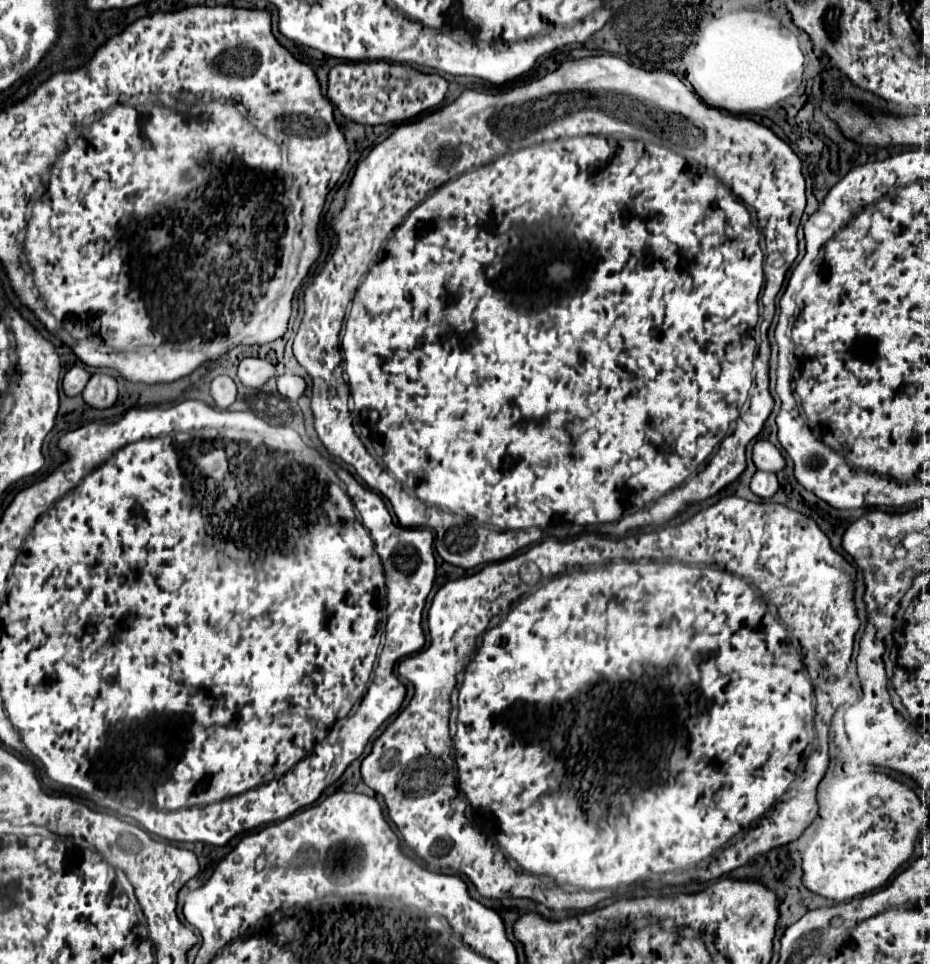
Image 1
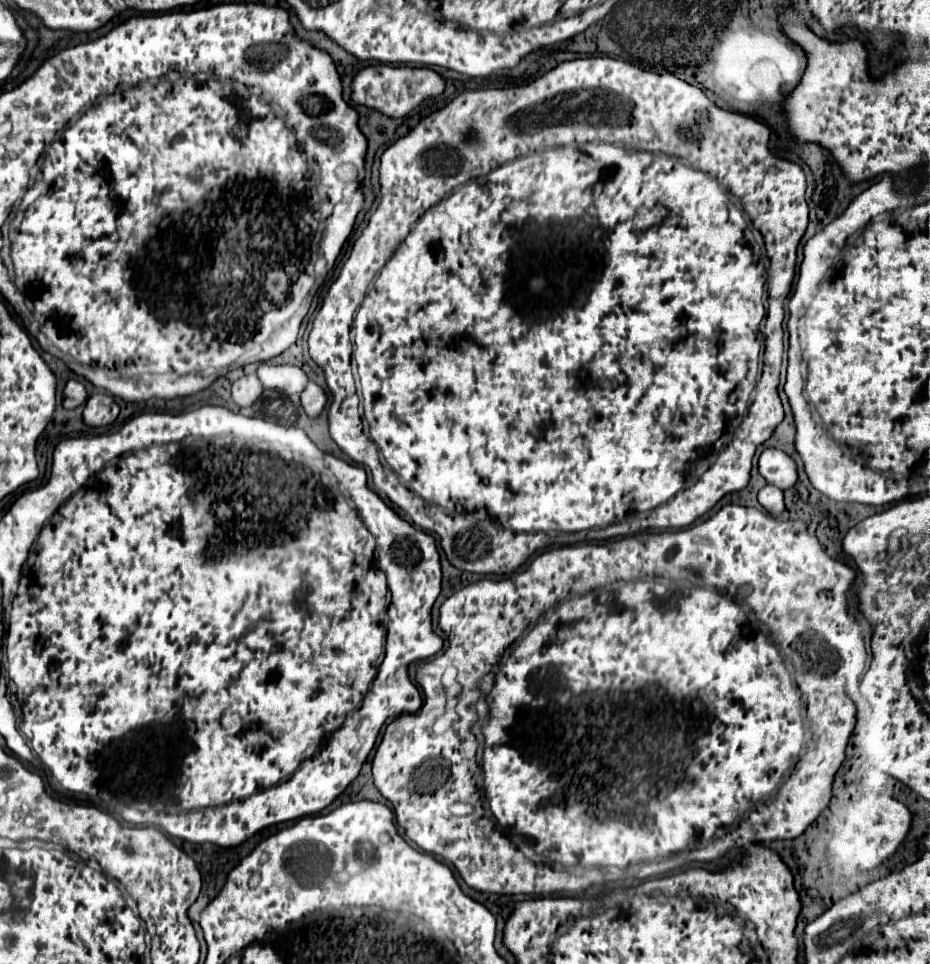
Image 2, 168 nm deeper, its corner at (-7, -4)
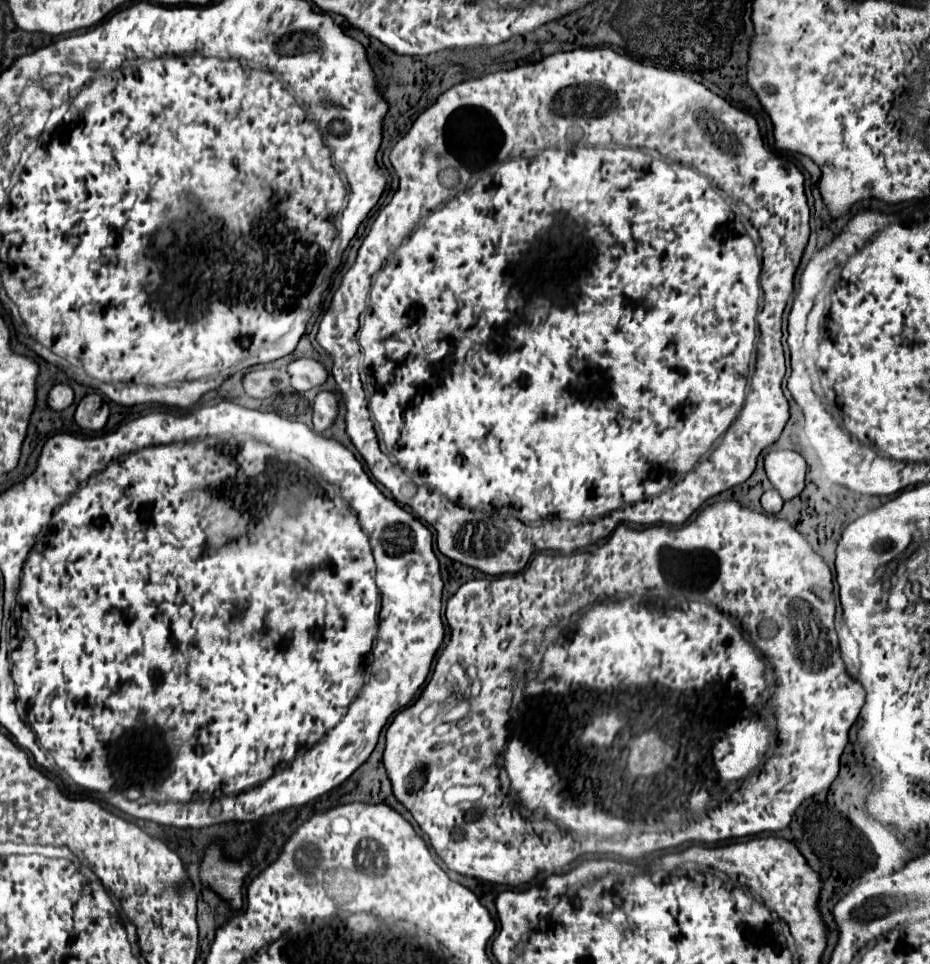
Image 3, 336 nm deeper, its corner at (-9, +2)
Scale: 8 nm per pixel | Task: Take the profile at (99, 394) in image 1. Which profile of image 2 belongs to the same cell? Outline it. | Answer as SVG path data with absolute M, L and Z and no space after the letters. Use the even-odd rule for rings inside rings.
M93 394L83 410L83 420L89 426L107 426L119 416L119 404L111 394Z

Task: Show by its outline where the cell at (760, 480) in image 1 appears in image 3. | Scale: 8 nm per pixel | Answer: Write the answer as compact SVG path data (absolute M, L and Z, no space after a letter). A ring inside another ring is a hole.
M767 490L763 496L761 496L761 508L767 512L767 514L777 514L783 506L783 500L779 496L779 492L773 490Z

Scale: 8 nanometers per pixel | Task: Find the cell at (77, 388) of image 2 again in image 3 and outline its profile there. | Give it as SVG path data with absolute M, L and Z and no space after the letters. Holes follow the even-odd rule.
M57 384L47 396L47 404L51 410L65 410L73 404L73 390L67 384Z

